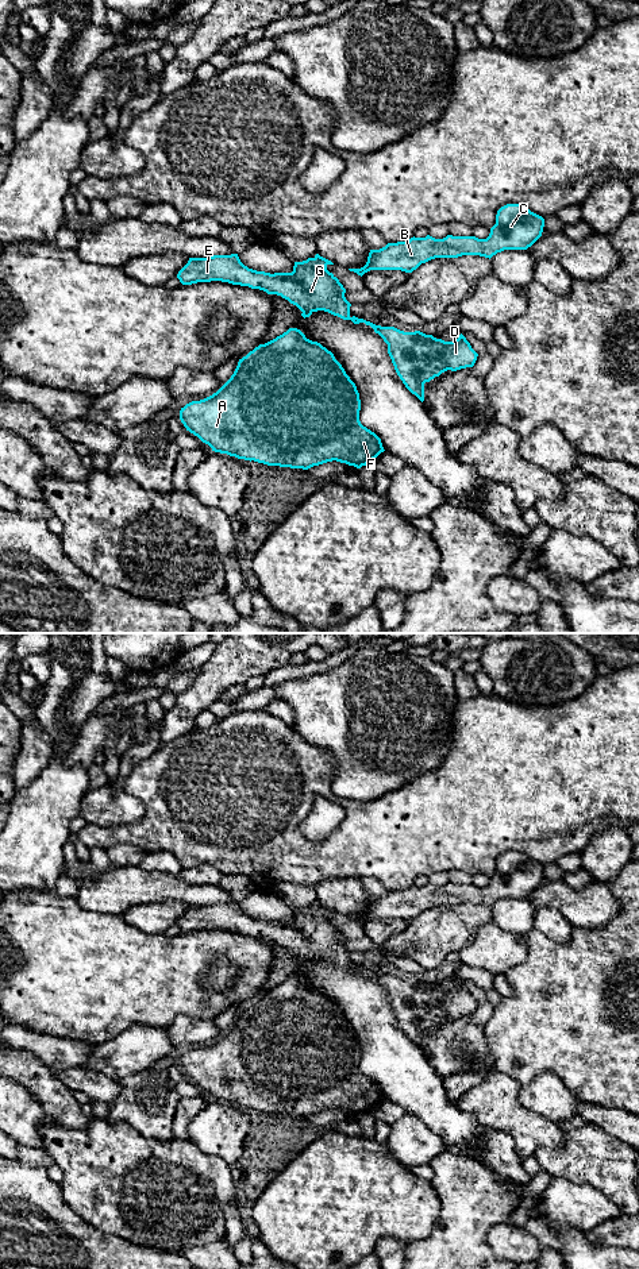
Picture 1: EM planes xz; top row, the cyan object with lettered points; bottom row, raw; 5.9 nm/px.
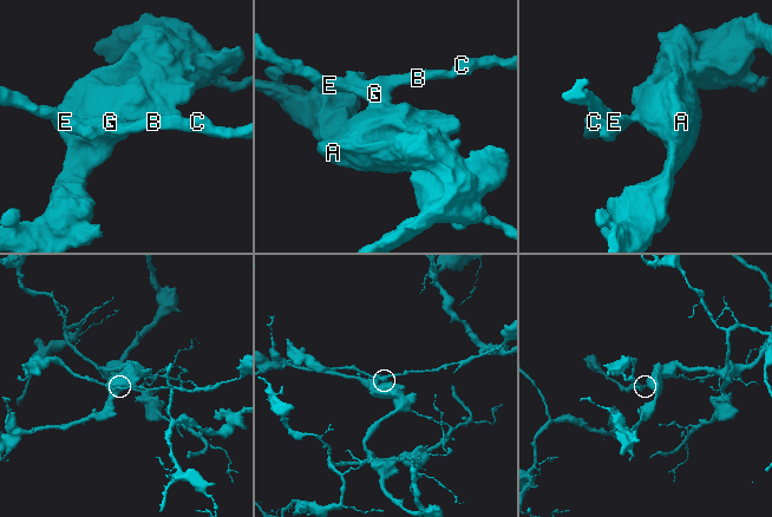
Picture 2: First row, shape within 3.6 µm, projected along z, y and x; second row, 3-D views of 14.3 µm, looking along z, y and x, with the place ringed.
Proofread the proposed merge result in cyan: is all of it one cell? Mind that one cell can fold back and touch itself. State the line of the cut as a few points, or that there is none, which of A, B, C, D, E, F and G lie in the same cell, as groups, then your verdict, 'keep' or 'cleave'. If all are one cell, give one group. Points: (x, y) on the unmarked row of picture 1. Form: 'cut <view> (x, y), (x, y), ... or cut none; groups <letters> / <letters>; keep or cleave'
cut none; groups A B C D E F G; keep

